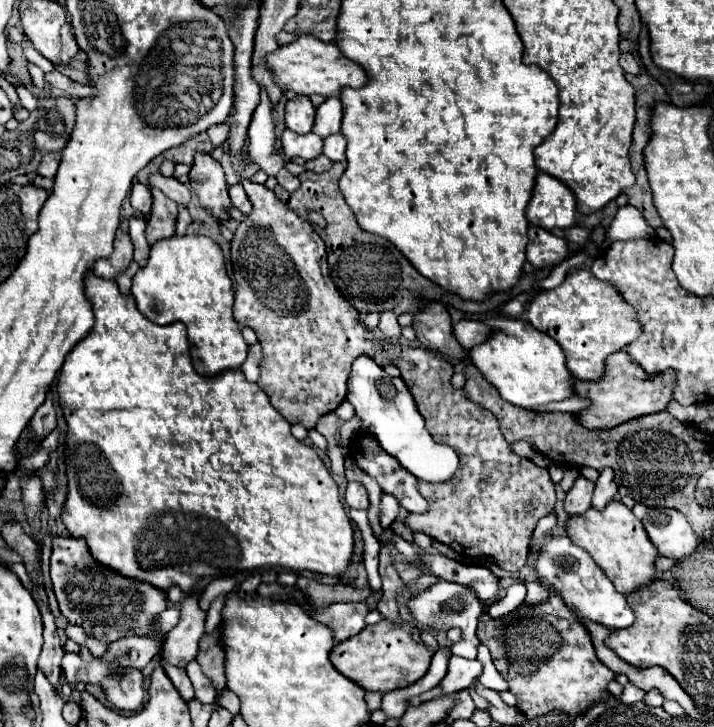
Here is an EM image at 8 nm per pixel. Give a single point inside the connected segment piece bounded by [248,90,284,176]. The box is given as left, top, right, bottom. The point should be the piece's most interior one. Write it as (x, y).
(261, 132)

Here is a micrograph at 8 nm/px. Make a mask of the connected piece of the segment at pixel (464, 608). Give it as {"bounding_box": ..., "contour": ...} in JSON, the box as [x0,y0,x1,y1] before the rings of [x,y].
{"bounding_box":[406,580,484,660],"contour":[[[440,580],[438,584],[430,586],[428,590],[422,590],[418,592],[416,596],[412,596],[406,606],[410,608],[410,614],[424,626],[428,628],[434,628],[434,630],[448,630],[452,626],[458,626],[462,632],[464,643],[458,643],[458,647],[451,647],[452,655],[460,656],[463,658],[470,658],[474,660],[476,654],[478,654],[478,644],[480,640],[476,638],[476,624],[478,624],[478,618],[480,614],[484,612],[484,606],[482,602],[478,600],[478,596],[470,590],[470,588],[464,588],[460,584],[454,584],[454,582],[446,582],[446,580]]]}

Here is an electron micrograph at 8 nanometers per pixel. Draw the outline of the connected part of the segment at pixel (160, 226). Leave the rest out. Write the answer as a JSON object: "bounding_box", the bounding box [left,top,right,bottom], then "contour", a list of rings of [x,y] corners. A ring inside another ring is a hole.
{"bounding_box":[146,188,178,244],"contour":[[[152,188],[152,198],[154,198],[154,208],[152,214],[148,216],[148,226],[146,226],[146,238],[150,244],[162,238],[172,238],[176,234],[176,216],[178,216],[176,202],[168,200],[160,190]]]}

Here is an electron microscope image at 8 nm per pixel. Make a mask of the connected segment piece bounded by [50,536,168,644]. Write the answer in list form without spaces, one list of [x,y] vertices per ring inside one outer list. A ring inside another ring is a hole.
[[[56,536],[52,540],[50,577],[60,612],[70,624],[84,628],[88,636],[94,636],[104,644],[112,644],[126,636],[164,638],[164,632],[154,630],[154,622],[156,616],[168,608],[168,592],[160,592],[160,588],[152,588],[152,584],[140,584],[140,580],[128,580],[126,576],[108,572],[108,568],[100,568],[100,564],[92,560],[84,540],[72,536]]]

